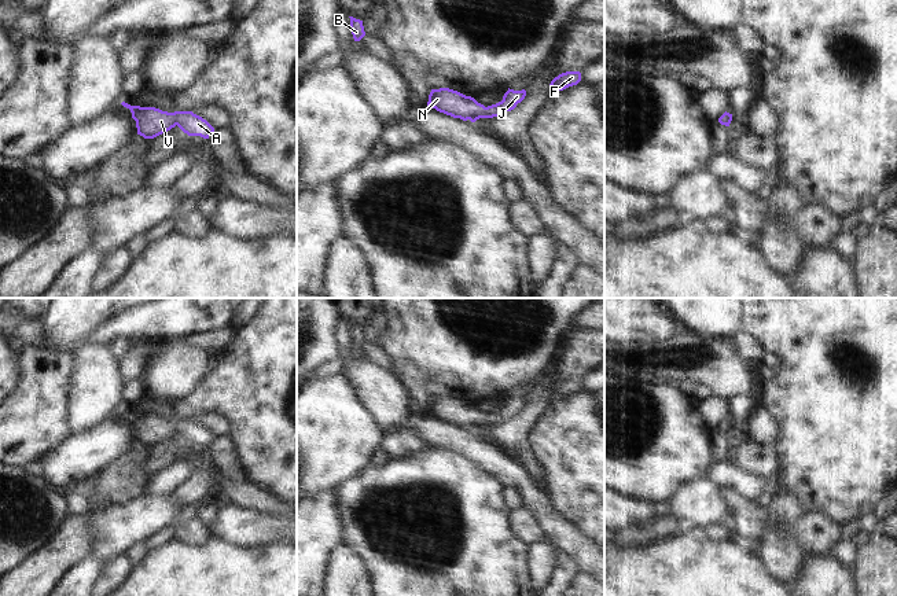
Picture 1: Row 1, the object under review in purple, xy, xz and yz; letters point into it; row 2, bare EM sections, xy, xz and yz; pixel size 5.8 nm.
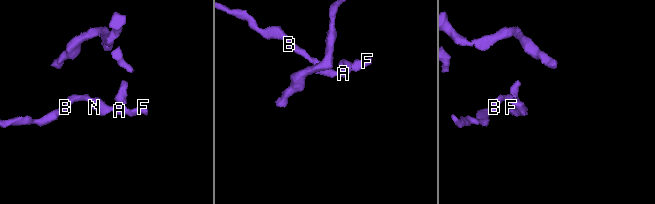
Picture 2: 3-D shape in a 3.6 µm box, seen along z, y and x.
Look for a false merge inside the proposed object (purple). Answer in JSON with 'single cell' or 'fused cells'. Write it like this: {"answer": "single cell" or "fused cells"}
{"answer": "single cell"}

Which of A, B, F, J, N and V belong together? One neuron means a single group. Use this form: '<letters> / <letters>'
A B F J N V

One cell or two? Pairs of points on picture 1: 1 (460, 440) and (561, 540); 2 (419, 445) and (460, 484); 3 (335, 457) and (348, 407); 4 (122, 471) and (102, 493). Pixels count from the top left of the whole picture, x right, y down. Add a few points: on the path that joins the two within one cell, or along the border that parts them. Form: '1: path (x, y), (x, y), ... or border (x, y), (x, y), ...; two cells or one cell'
1: path (489, 457), (502, 466), (530, 495), (541, 511); one cell
2: border (429, 446), (405, 457), (392, 457); two cells
3: path (335, 445), (335, 419); one cell
4: path (118, 477), (107, 488); one cell

